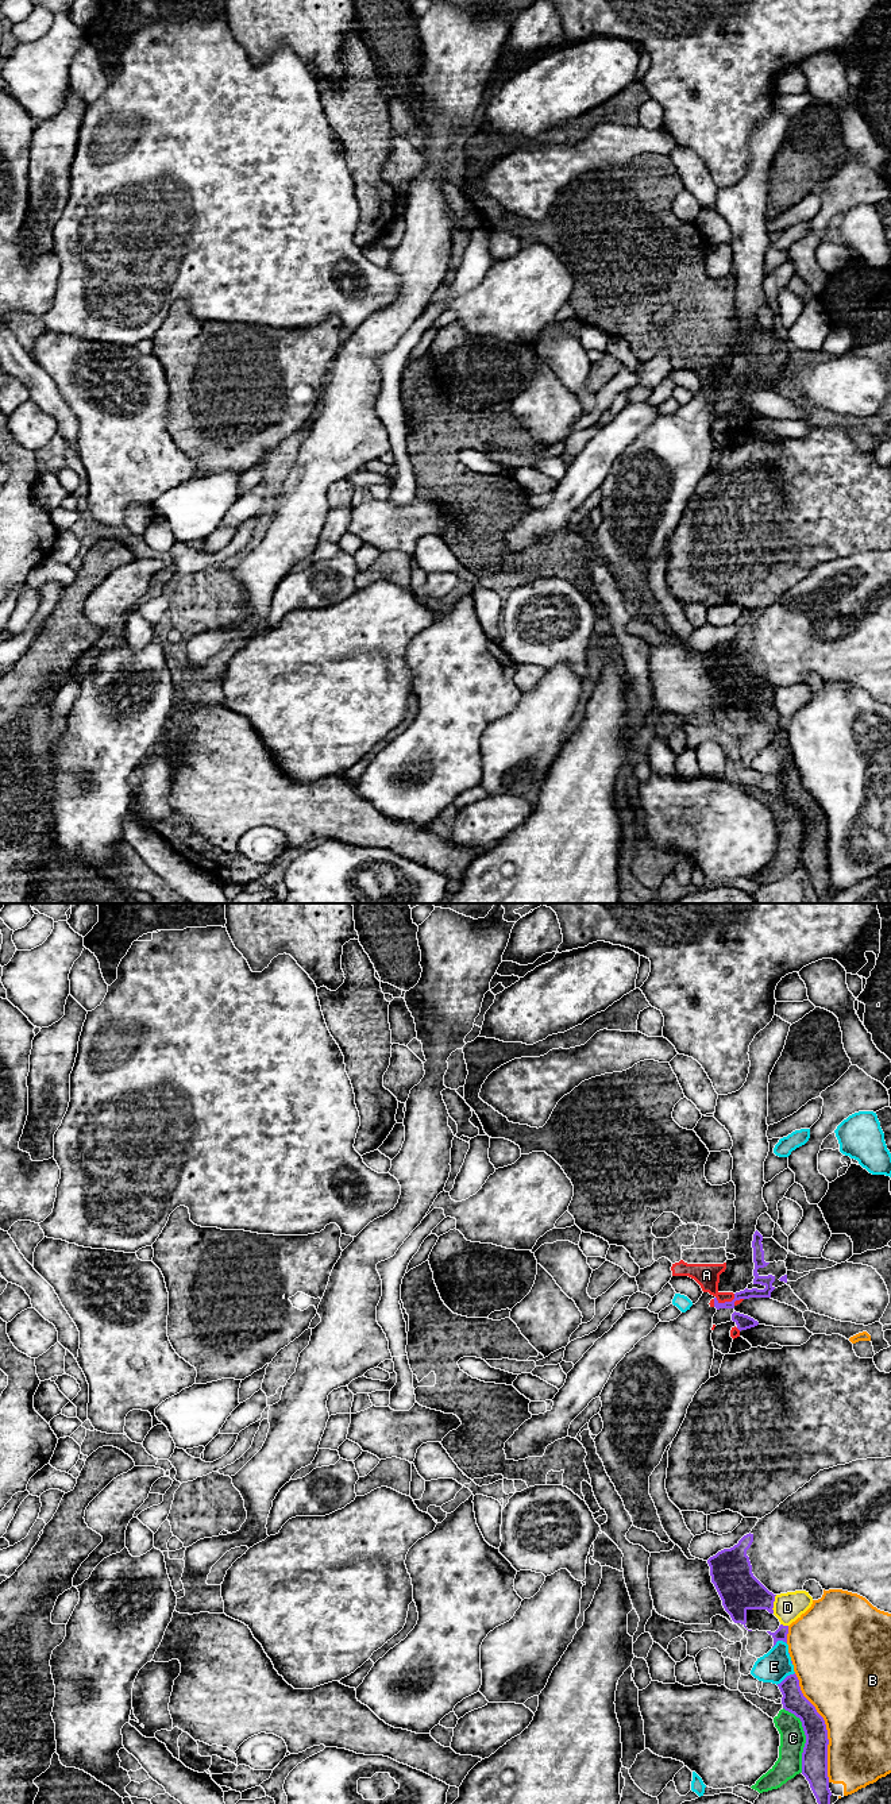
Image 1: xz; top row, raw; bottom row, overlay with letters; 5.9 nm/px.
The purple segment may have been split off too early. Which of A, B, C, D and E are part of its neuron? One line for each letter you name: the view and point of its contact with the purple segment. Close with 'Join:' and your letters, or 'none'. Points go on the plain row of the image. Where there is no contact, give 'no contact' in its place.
A: meets purple in xz at (725, 394)
Join: A

